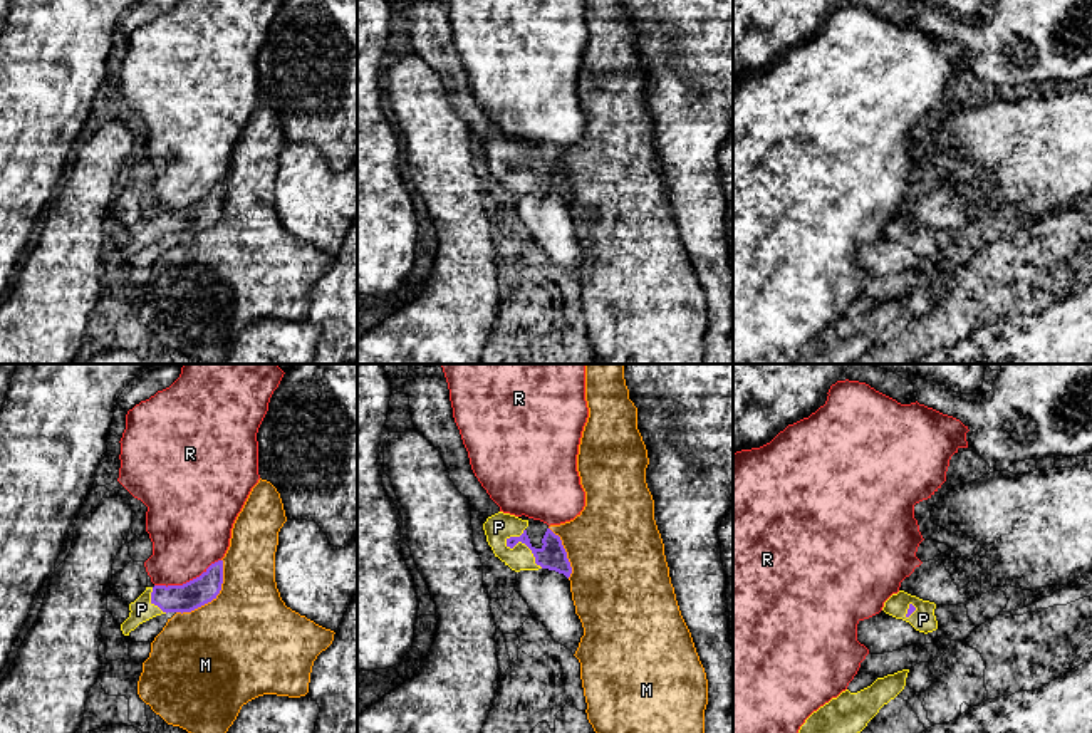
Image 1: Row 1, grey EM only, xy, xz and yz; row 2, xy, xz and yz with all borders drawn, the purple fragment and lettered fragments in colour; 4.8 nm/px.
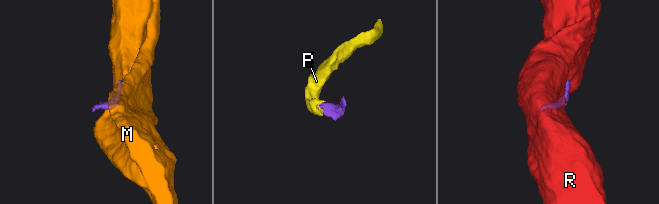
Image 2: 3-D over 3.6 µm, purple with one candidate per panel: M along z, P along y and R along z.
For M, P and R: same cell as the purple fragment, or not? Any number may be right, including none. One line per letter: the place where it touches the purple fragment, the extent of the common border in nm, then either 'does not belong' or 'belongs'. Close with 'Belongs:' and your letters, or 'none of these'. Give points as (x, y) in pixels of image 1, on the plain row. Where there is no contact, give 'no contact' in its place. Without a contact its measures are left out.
M: meets purple in xy at (213, 222); contact 340 nm long; does not belong
P: meets purple in xz at (525, 168); contact 240 nm long; belongs
R: meets purple in xy at (187, 207); contact 340 nm long; does not belong
Belongs: P

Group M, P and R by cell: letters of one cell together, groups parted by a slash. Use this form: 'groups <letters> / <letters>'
groups M / P / R

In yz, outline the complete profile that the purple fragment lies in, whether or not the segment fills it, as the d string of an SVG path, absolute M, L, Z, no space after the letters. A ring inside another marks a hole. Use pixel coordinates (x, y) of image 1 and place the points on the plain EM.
M904 215L892 218L882 231L886 238L909 247L916 255L924 258L938 253L934 233L934 226L923 225Z

